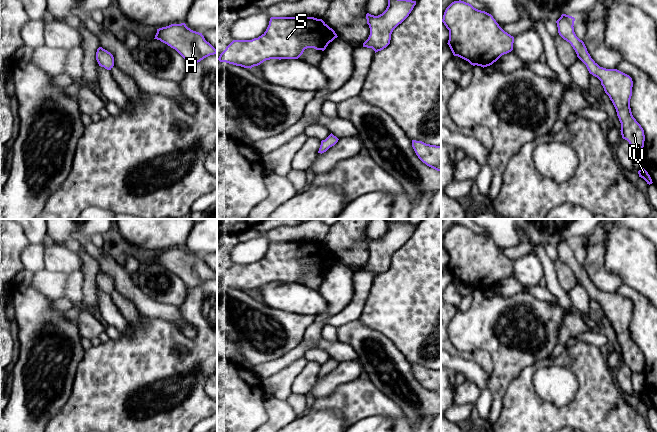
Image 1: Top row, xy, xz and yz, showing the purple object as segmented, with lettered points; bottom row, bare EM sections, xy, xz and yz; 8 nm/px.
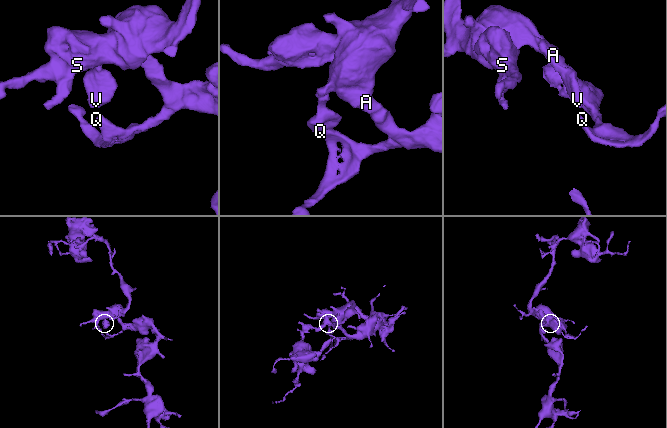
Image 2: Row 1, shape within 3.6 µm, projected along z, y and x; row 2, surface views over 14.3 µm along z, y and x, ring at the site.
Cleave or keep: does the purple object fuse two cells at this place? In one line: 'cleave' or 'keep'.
keep

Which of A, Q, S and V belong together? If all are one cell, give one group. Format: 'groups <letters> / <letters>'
groups A Q S V

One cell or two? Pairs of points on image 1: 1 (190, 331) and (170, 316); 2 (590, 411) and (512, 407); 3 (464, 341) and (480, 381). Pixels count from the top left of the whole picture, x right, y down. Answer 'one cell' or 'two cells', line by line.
1: one cell
2: one cell
3: two cells

